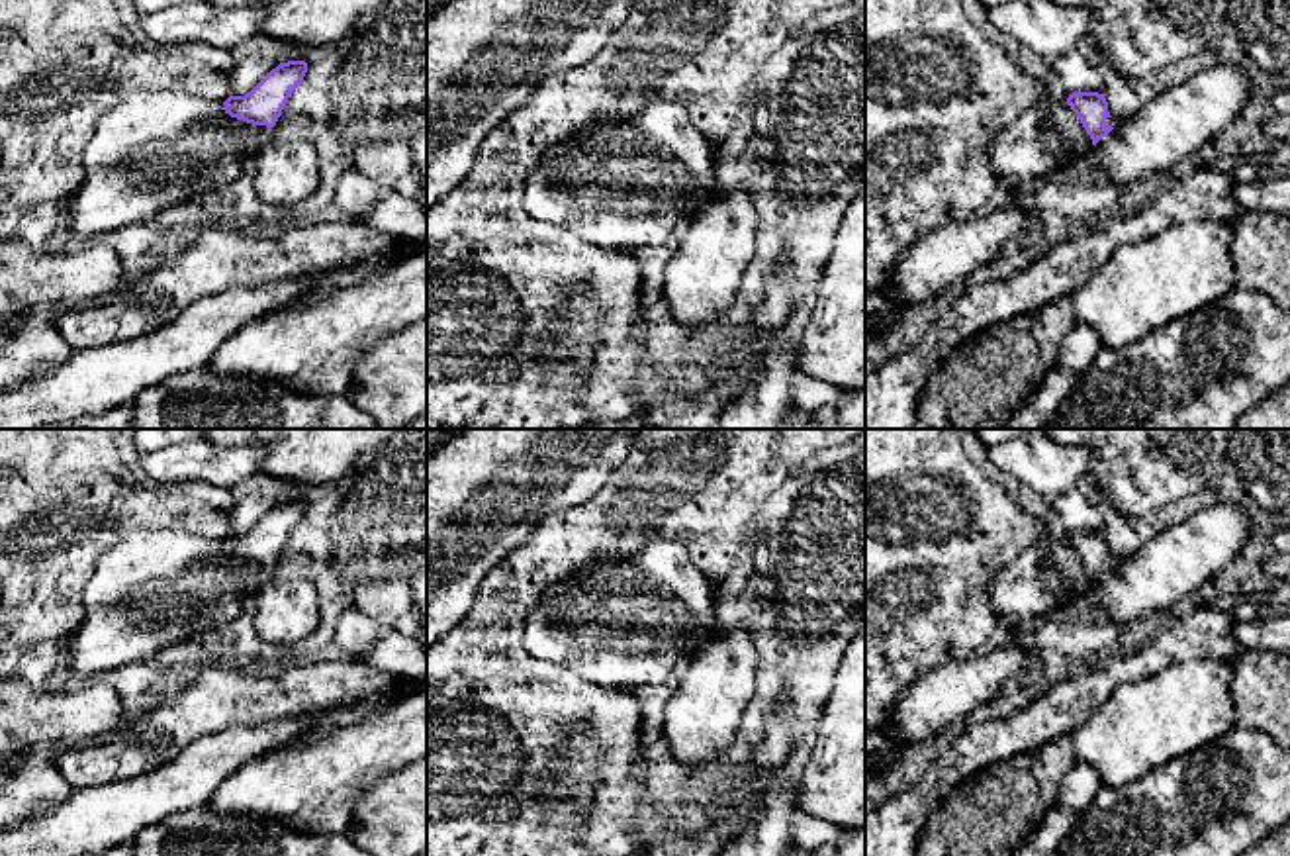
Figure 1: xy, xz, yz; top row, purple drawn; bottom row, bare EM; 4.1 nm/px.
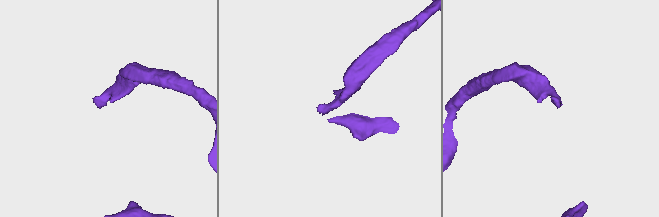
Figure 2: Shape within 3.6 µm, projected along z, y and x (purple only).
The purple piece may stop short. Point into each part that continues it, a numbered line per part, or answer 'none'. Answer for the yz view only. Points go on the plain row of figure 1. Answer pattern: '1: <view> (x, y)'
none

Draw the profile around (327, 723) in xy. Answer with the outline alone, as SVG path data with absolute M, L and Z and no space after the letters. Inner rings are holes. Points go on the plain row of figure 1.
M392 691L386 697L372 697L372 699L360 701L356 705L339 707L333 713L323 713L317 719L317 723L309 727L307 733L299 735L296 740L284 744L282 748L288 748L292 744L309 744L319 738L325 738L331 733L364 719L366 715L374 715L374 713L382 711L384 707L392 705L393 701L401 699L401 697L405 697L405 695Z

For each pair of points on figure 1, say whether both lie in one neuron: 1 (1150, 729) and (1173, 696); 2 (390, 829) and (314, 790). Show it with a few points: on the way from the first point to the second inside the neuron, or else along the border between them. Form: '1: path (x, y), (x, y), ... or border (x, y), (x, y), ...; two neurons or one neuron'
1: path (1157, 721), (1173, 704); one neuron
2: border (384, 776), (359, 796), (355, 823), (347, 833); two neurons

